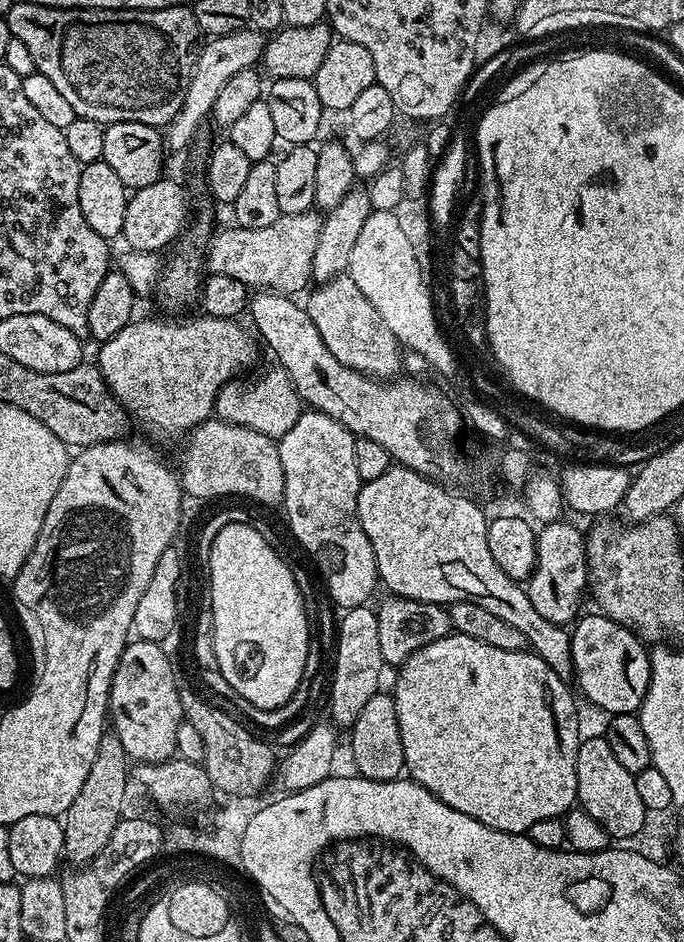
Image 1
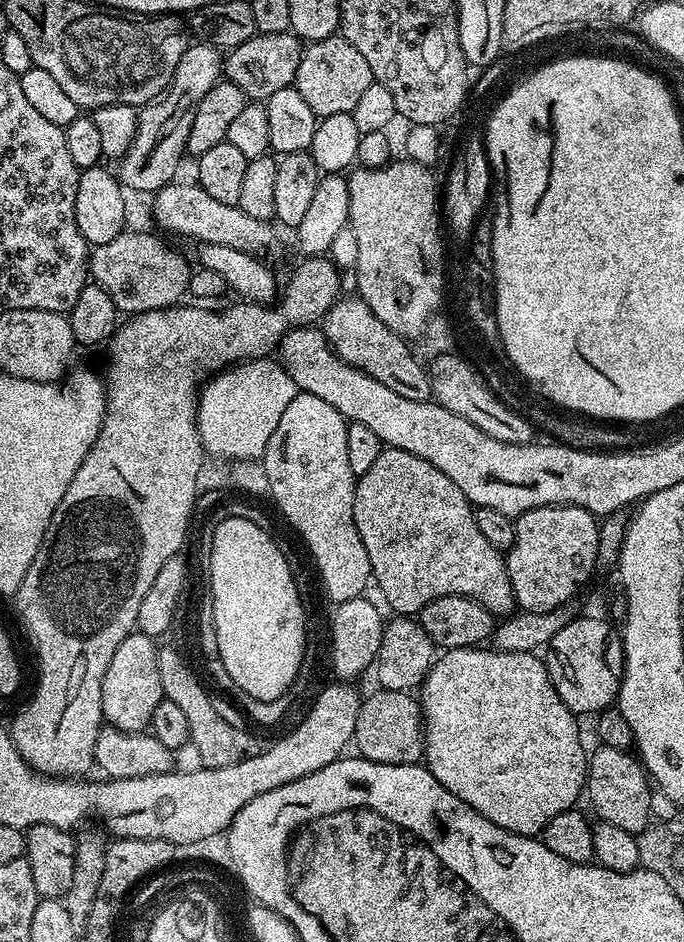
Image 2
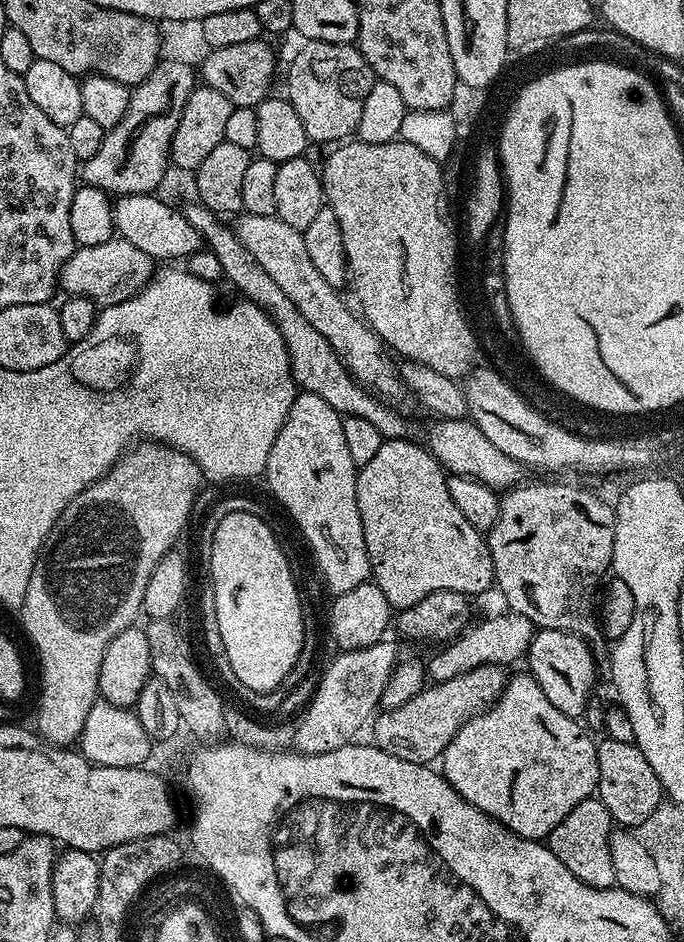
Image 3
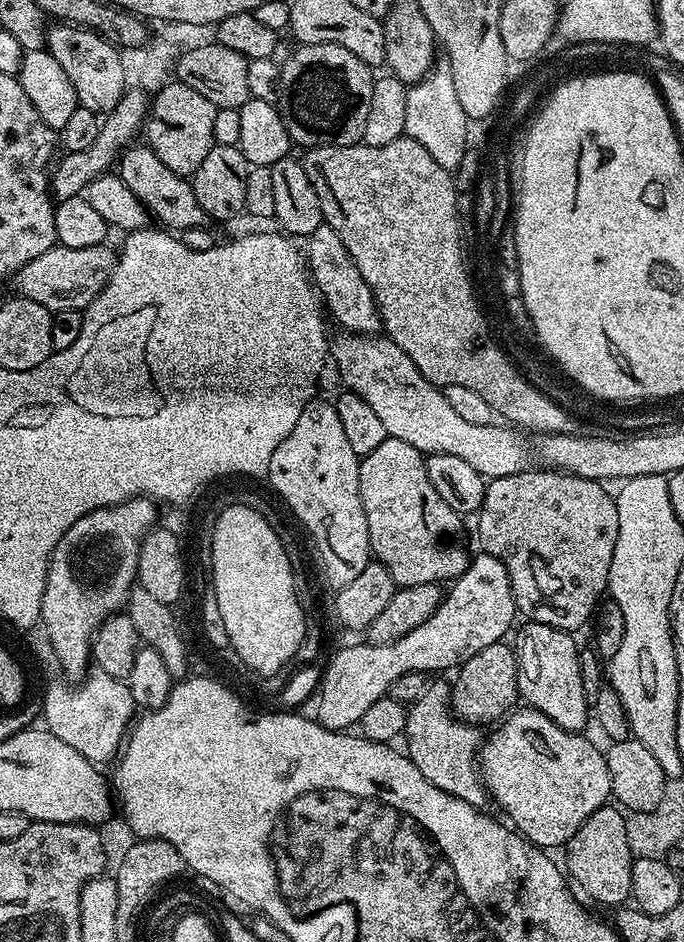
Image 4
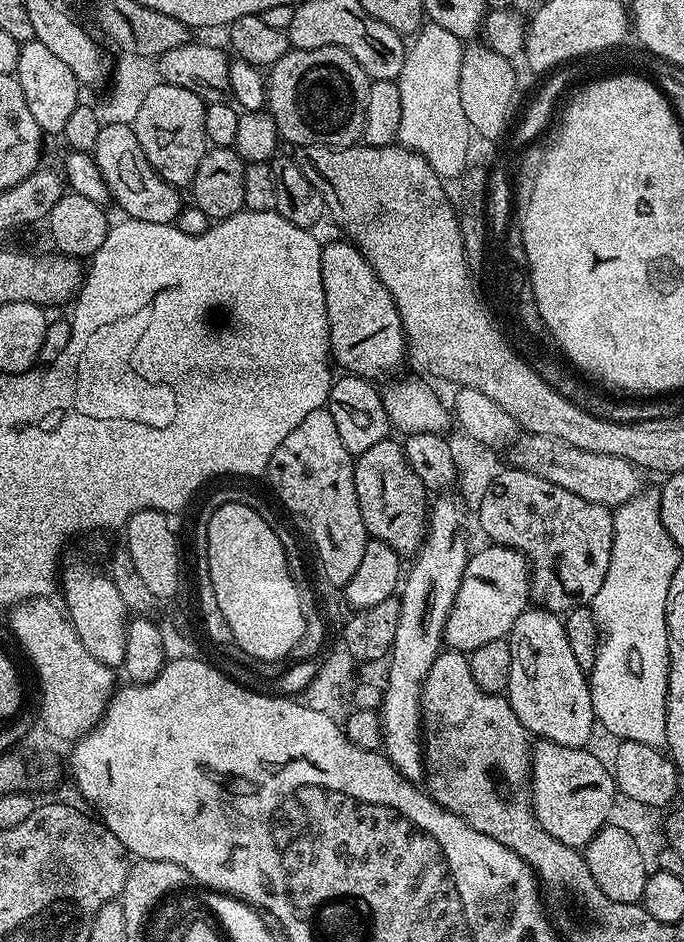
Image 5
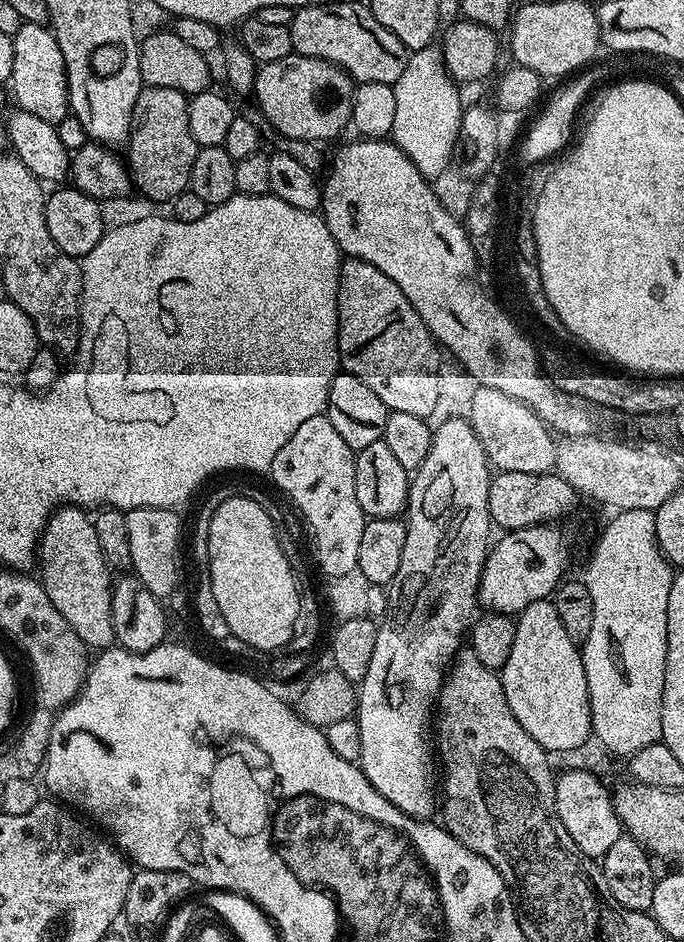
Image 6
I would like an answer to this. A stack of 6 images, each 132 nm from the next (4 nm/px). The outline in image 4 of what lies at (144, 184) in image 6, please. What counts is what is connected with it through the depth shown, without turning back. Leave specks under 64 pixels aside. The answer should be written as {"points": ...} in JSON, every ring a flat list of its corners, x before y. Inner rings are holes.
{"points":[[169,82,151,97,146,121,147,147,174,174,191,177,192,173,202,166,202,158,210,154,214,138,214,114,217,107,211,104,198,90,190,90,190,86,179,82]]}

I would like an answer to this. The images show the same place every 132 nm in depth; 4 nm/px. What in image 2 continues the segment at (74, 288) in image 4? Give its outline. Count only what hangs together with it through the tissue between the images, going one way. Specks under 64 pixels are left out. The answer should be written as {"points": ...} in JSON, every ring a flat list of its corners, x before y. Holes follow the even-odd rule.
{"points":[[126,230,114,238,114,242,97,244,90,252,90,276,95,283,106,289,117,309,124,314,137,312,153,312,155,308,171,308,176,300,188,291,188,283,192,277,193,265,188,265,188,260,180,252,175,252,168,244,163,244,156,236,148,232,132,232]]}

